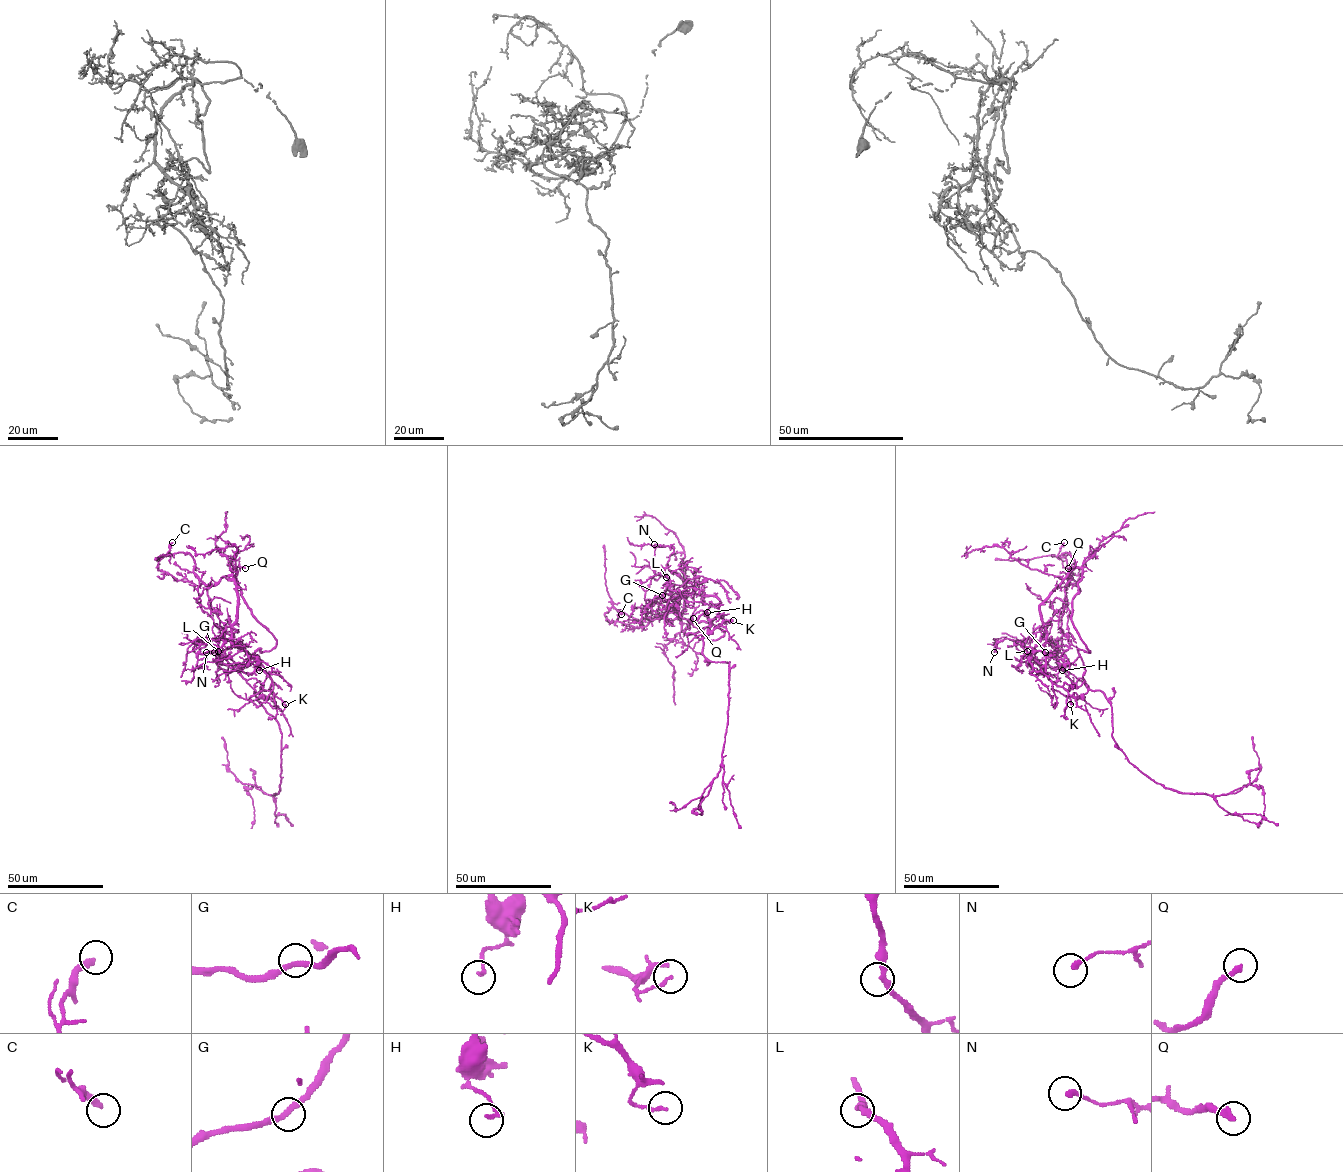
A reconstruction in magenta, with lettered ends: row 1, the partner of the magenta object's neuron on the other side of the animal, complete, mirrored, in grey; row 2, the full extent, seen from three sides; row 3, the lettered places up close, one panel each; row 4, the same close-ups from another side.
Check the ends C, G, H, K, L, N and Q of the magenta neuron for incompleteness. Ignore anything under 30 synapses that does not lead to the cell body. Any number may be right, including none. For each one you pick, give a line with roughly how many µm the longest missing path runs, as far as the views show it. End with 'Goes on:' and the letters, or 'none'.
Q: missing 100 µm
Goes on: Q

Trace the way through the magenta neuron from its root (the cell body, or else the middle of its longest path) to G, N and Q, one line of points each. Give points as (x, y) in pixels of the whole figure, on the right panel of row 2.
G: (1080, 697), (1072, 697), (1047, 675), (1043, 644), (1047, 638), (1050, 639), (1046, 641), (1054, 653), (1045, 652)
N: (1080, 697), (1072, 697), (1047, 675), (1043, 625), (1024, 641), (999, 641), (994, 652)
Q: (1080, 697), (1072, 697), (1051, 680), (1045, 671), (1043, 651), (1046, 629), (1040, 604), (1074, 566), (1068, 568)

